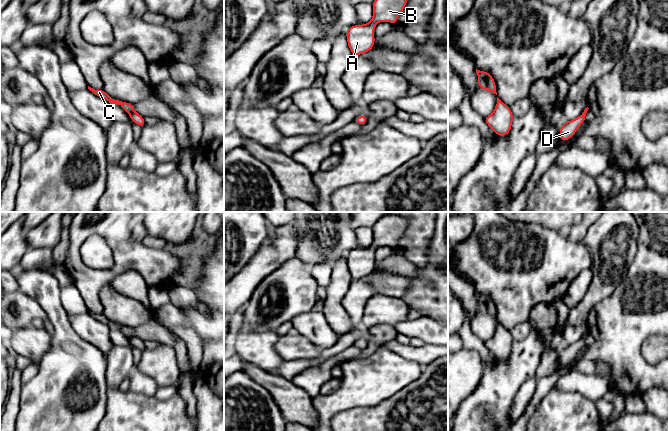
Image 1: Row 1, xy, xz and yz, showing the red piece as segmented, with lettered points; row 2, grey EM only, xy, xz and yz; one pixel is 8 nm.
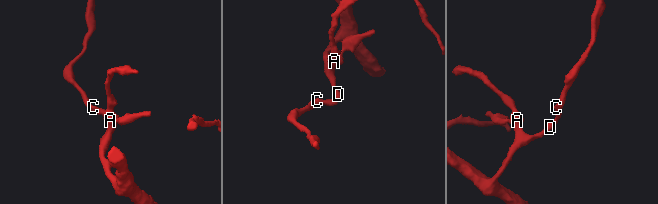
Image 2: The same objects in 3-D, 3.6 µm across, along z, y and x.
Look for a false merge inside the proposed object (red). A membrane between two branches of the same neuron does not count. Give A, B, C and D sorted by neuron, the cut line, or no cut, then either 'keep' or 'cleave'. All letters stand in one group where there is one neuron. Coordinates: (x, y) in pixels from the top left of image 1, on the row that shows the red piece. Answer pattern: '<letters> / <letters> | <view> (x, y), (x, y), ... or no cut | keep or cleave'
A B C D | no cut | keep

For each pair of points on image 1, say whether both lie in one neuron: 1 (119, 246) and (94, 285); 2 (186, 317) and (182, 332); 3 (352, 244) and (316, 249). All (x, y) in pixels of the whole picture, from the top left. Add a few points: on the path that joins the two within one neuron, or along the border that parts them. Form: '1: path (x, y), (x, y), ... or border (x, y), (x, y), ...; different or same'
1: path (119, 257), (119, 264), (105, 276); same
2: border (171, 328), (190, 326), (201, 341); different
3: path (343, 244), (325, 244); same

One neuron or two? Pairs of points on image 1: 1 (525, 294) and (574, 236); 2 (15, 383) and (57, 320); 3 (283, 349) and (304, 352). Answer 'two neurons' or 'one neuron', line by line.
1: two neurons
2: two neurons
3: one neuron

